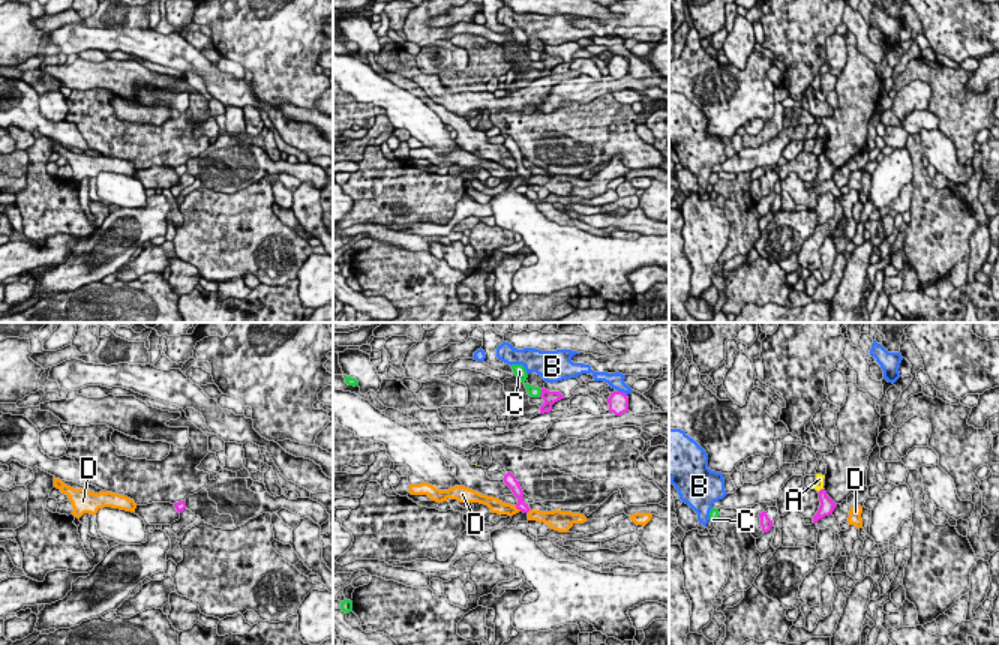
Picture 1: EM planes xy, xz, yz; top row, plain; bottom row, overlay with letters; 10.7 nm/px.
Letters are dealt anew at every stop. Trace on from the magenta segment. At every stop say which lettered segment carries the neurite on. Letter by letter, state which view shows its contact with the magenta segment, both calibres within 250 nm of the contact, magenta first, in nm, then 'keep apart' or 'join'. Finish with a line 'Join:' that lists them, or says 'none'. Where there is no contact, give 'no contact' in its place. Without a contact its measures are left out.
A: contact in yz; calibres 160 and 100 nm; keep apart
B: contact in xz; calibres 220 and 160 nm; keep apart
C: contact in xz; calibres 140 and 130 nm; keep apart
D: contact in xz; calibres 120 and 140 nm; keep apart
Join: none

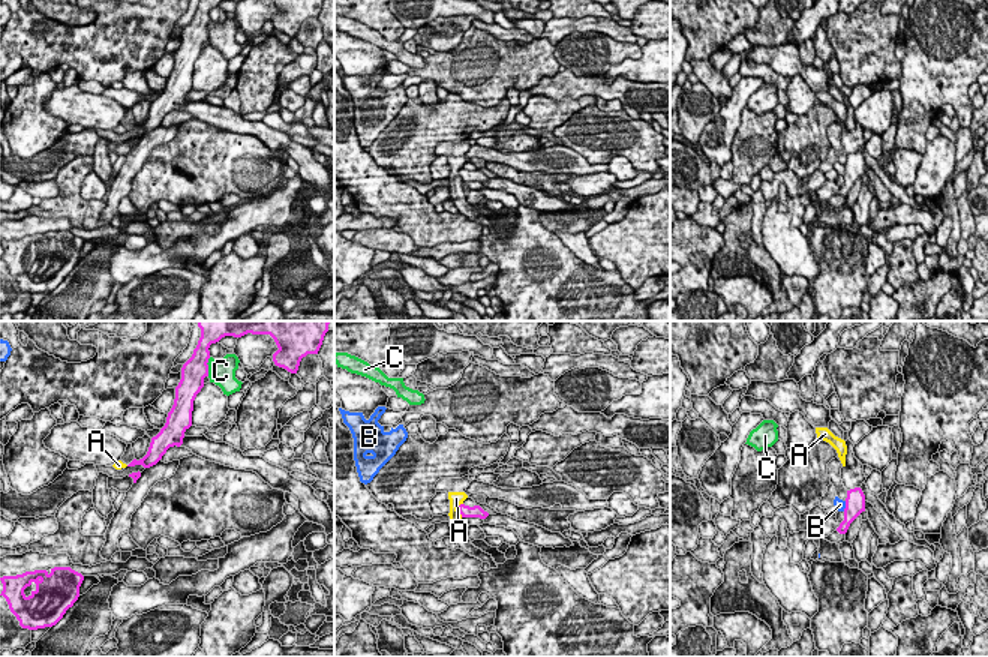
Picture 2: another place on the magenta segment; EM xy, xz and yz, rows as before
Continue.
A: contact in xz; calibres 130 and 160 nm; keep apart
B: contact in yz; calibres 220 and 120 nm; keep apart
C: contact in xy; calibres 280 and 280 nm; keep apart
Join: none

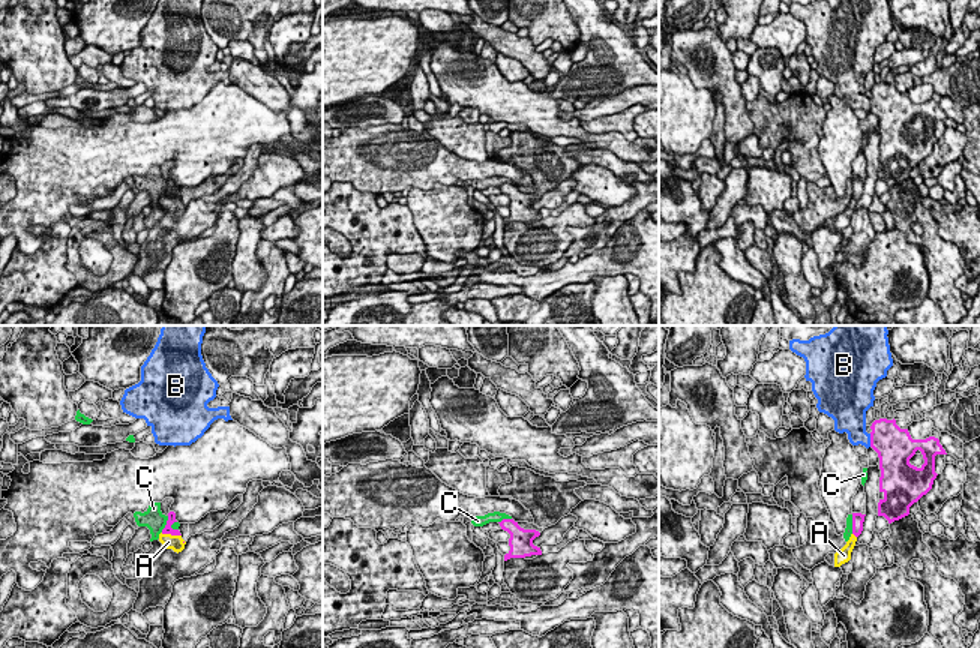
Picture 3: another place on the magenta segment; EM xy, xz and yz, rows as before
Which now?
A: contact in xy; calibres 100 and 160 nm; join
B: contact in yz; calibres 380 and 260 nm; keep apart
C: contact in yz; calibres 130 and 90 nm; keep apart
Join: A

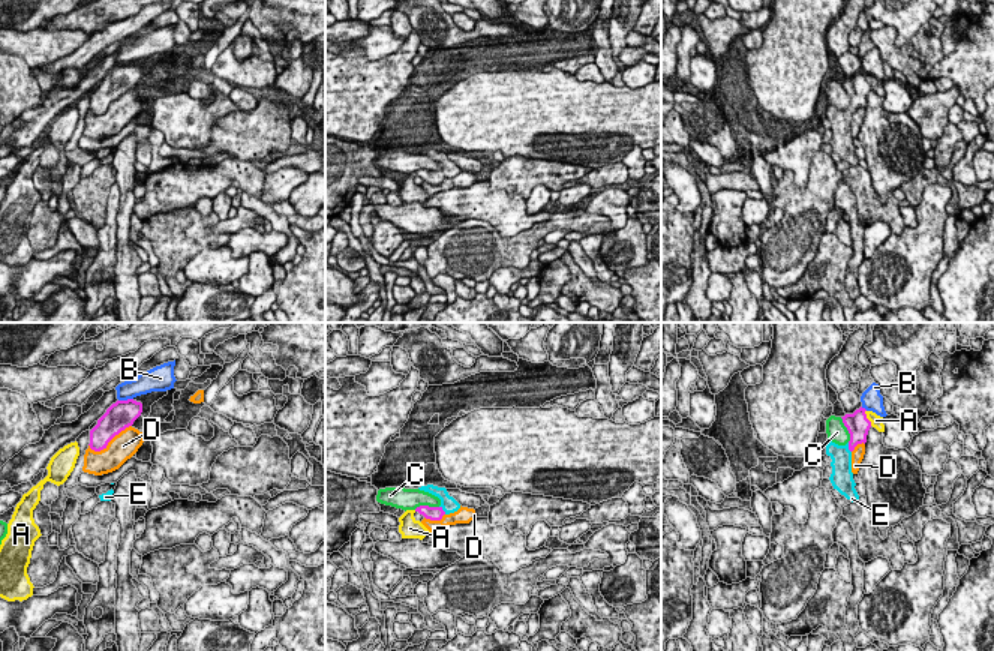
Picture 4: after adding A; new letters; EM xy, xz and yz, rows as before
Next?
A: contact in yz; calibres 240 and 130 nm; keep apart
B: contact in xy; calibres 300 and 200 nm; keep apart
C: contact in yz; calibres 240 and 220 nm; keep apart
D: contact in xy; calibres 280 and 280 nm; keep apart
E: contact in xz; calibres 160 and 170 nm; join
Join: E

